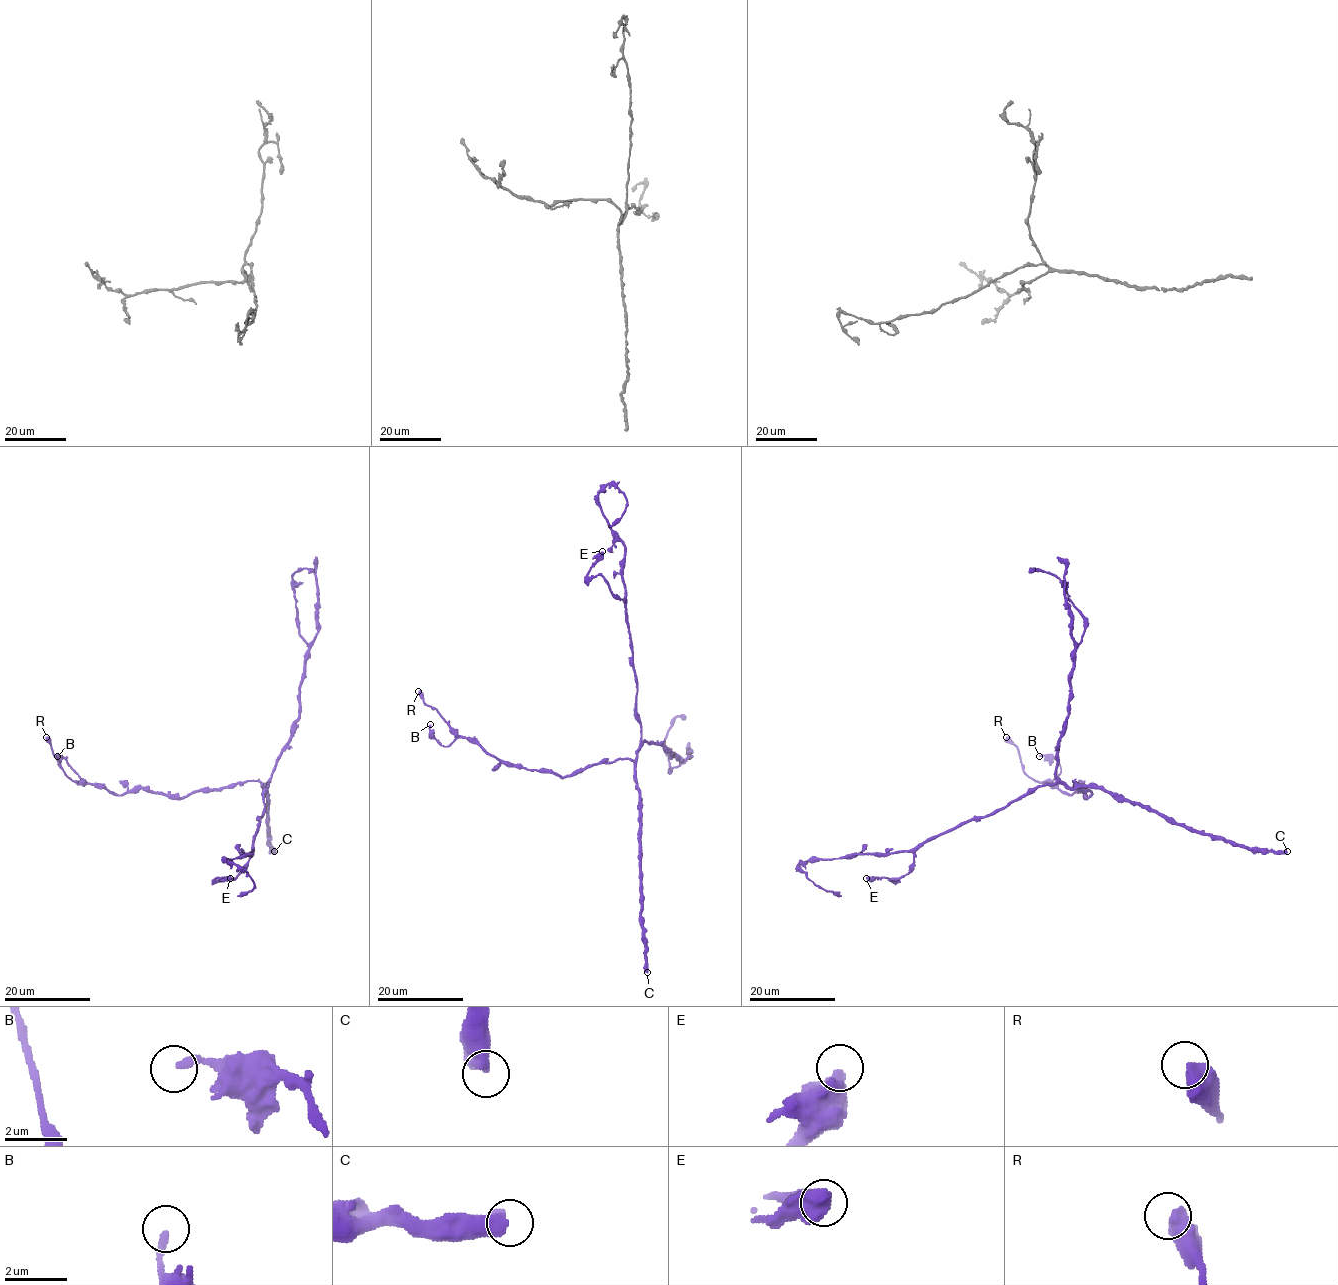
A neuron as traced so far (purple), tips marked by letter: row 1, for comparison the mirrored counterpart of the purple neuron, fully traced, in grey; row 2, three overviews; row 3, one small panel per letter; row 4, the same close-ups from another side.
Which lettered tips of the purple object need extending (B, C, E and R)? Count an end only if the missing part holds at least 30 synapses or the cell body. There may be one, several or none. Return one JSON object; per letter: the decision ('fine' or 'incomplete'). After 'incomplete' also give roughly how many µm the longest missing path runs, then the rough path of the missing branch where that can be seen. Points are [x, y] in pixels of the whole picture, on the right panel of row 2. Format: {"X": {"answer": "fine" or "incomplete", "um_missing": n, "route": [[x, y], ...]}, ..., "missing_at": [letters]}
{"B": {"answer": "fine"}, "C": {"answer": "fine"}, "E": {"answer": "fine"}, "R": {"answer": "fine"}, "missing_at": []}

